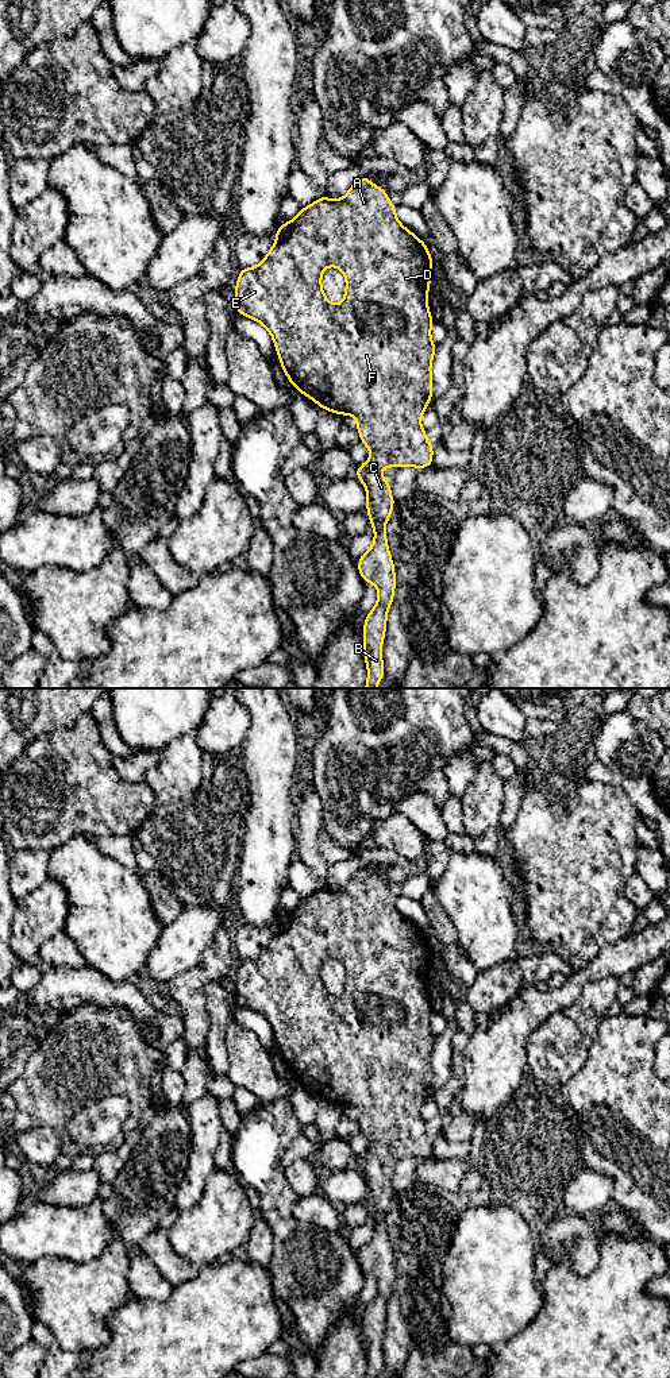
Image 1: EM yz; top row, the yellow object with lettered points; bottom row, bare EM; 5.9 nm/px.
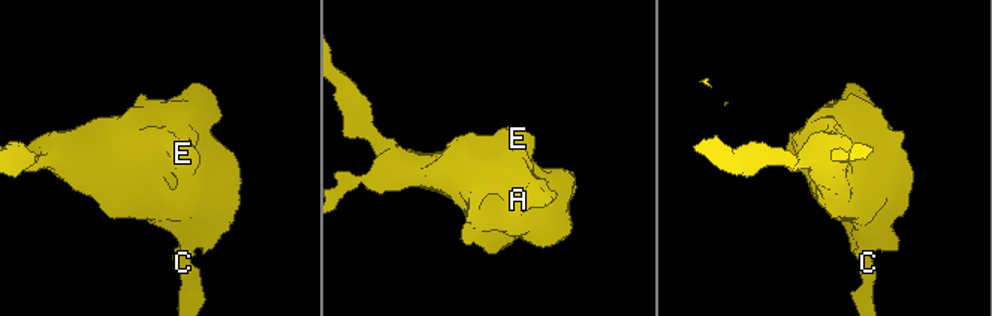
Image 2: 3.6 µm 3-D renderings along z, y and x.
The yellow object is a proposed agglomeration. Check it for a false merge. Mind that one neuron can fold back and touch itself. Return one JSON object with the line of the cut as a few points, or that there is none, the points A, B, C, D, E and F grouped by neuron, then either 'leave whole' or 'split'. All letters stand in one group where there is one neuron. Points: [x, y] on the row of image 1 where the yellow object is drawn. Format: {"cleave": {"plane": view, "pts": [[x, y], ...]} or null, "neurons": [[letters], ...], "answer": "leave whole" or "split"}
{"cleave": null, "neurons": [["A", "B", "C", "D", "E", "F"]], "answer": "leave whole"}

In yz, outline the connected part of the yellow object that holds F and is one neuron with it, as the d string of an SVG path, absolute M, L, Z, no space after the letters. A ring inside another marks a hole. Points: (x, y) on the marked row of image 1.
M362 177L351 185L344 197L332 200L321 196L301 208L293 220L281 224L267 255L258 266L240 269L235 286L236 312L258 321L269 331L289 382L320 409L354 416L361 441L370 452L369 462L358 466L355 474L365 486L366 512L374 529L373 545L359 557L358 571L363 582L374 584L378 591L377 603L363 624L363 653L367 667L365 688L377 688L385 676L381 649L388 609L394 602L396 588L394 564L385 530L396 501L392 497L390 482L384 479L381 470L388 466L394 468L412 466L417 470L432 466L434 445L427 441L426 429L420 424L432 398L431 363L436 351L431 339L434 320L427 302L432 266L427 244L398 221L396 206L386 192L371 184L367 177ZM328 266L338 267L346 278L346 292L339 305L331 304L321 287L321 274Z

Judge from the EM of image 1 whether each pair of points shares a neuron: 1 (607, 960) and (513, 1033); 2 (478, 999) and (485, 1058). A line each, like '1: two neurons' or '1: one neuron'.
1: one neuron
2: two neurons

